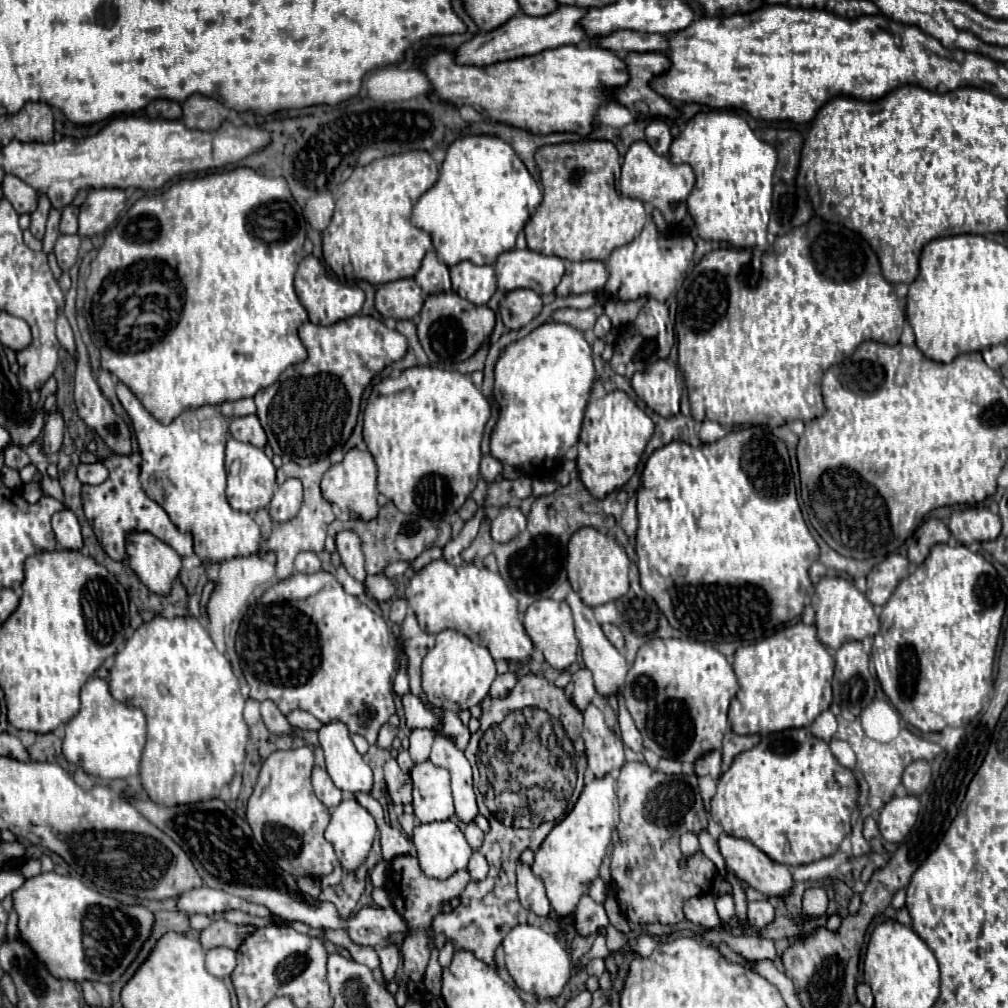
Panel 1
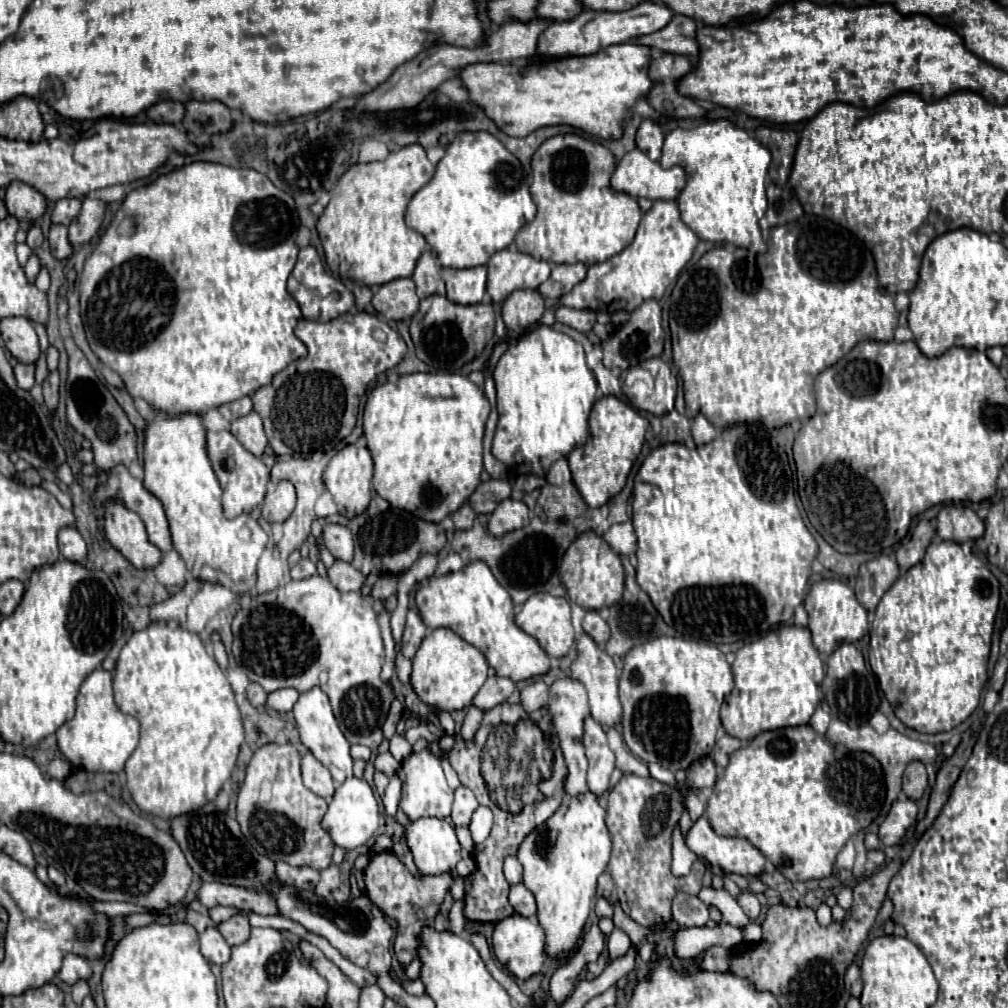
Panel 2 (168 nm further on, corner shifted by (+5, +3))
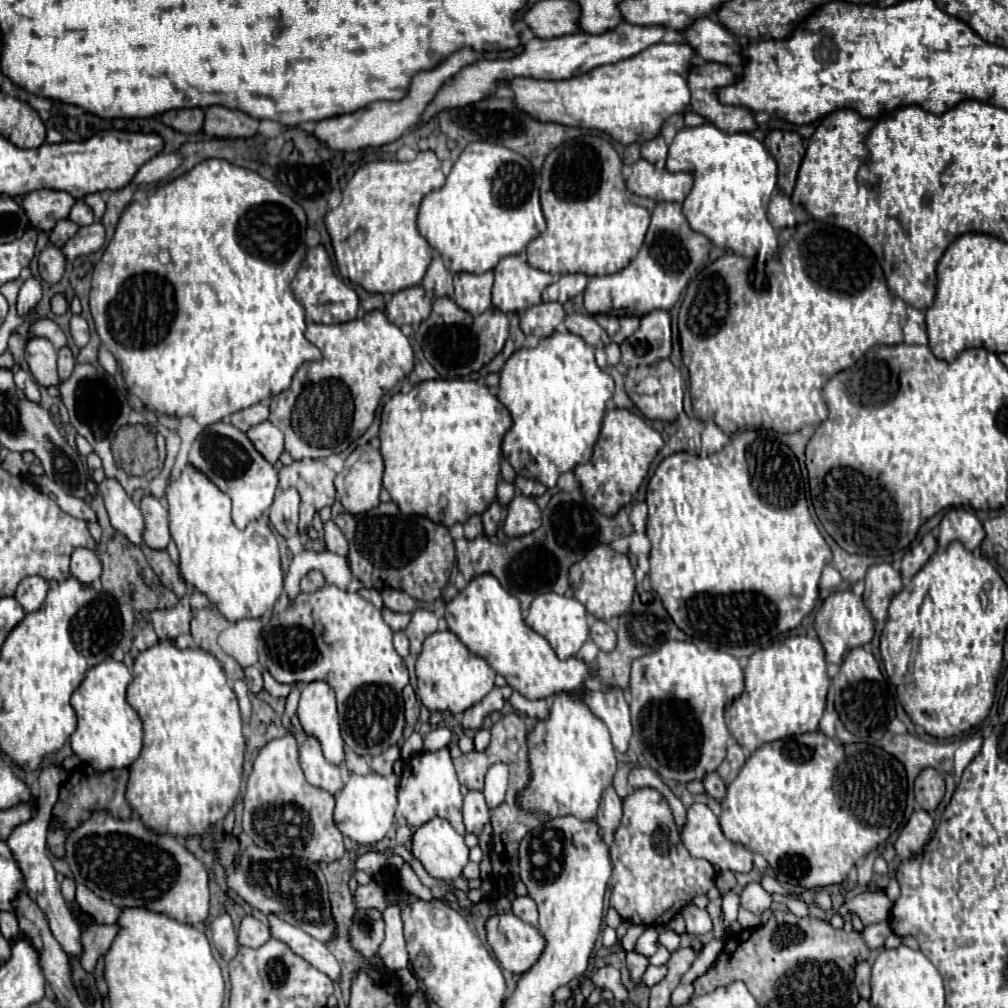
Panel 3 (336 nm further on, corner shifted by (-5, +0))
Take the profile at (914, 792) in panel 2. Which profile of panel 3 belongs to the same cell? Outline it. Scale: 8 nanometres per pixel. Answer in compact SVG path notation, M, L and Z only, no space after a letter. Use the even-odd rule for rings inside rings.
M924 768L914 784L916 802L926 810L934 812L944 796L944 778L934 768Z

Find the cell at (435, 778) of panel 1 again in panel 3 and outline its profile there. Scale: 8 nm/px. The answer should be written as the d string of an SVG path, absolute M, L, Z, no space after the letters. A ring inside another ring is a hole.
M442 748L438 752L420 752L404 762L404 770L400 776L400 790L398 790L398 812L412 828L418 828L438 816L446 818L458 834L462 836L466 834L465 825L462 824L460 782L456 778L448 748Z

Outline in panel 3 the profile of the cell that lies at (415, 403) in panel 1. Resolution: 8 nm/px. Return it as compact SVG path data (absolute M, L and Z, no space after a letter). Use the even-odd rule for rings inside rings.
M463 378L428 380L416 384L408 394L392 396L382 410L380 424L380 452L386 470L383 487L392 502L404 514L426 516L436 524L454 526L466 522L474 514L482 514L496 500L496 484L500 476L500 446L504 434L512 426L512 416L502 402L490 394L484 379Z

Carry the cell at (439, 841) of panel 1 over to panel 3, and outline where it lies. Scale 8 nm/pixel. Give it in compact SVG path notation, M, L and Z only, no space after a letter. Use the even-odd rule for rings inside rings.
M434 818L412 836L412 854L422 862L432 878L452 882L468 864L464 838L444 818Z

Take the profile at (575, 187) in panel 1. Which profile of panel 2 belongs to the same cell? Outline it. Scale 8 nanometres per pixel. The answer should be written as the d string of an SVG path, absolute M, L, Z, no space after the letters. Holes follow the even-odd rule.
M556 135L546 139L532 157L530 193L538 213L516 235L518 249L550 263L586 265L620 253L634 239L642 211L634 197L610 191L614 165L614 155L586 137Z

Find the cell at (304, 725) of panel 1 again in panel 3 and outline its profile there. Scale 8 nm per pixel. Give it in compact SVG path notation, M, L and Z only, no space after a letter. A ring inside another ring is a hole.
M262 670L262 676L264 676L264 690L266 690L266 692L270 692L270 694L276 696L276 698L286 698L286 696L288 696L290 686L280 684L278 680L270 678L270 674L266 674L266 670Z

